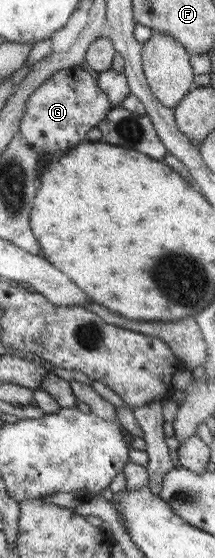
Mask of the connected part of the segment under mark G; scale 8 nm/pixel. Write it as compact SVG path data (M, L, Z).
M80 66L61 69L47 78L25 102L25 114L21 118L19 131L23 138L38 153L60 155L86 140L87 131L97 127L111 103L99 89L96 79Z

